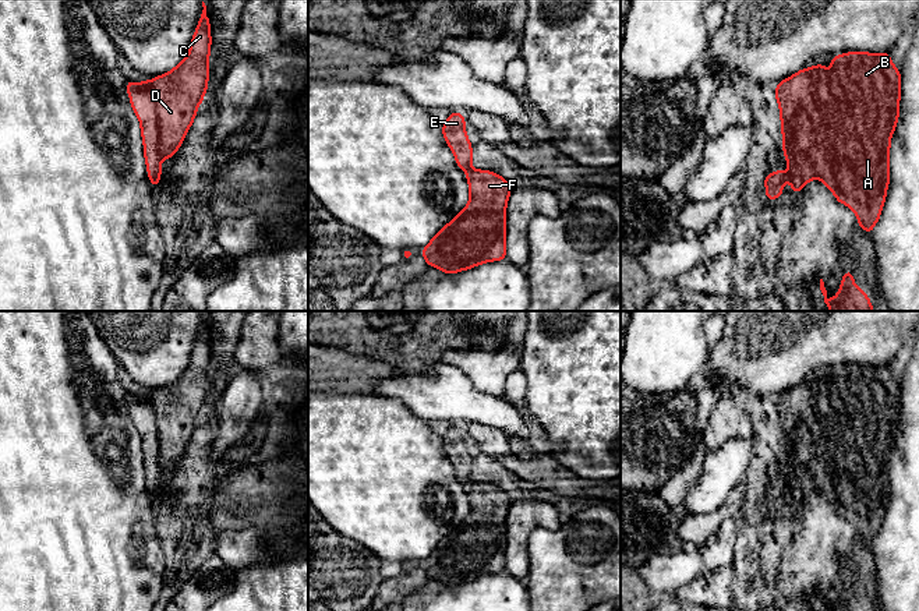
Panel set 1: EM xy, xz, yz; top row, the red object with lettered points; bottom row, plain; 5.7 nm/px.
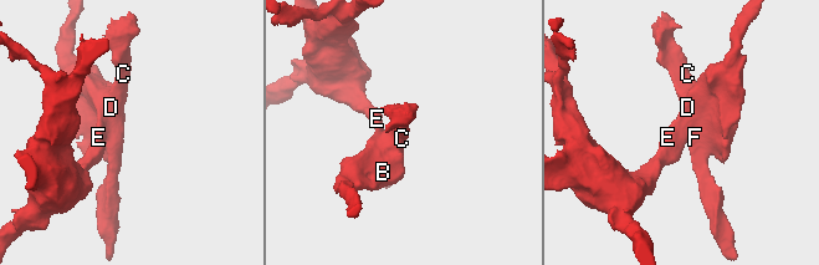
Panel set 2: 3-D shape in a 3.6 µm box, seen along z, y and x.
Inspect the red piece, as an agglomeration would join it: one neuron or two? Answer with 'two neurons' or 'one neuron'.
two neurons

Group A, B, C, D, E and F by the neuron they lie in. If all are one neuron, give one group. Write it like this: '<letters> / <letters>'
A B C D F / E

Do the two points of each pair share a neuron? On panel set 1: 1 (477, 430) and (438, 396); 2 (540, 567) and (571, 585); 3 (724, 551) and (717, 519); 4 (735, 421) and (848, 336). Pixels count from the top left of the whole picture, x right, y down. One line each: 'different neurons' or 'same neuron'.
1: different neurons
2: same neuron
3: different neurons
4: different neurons

